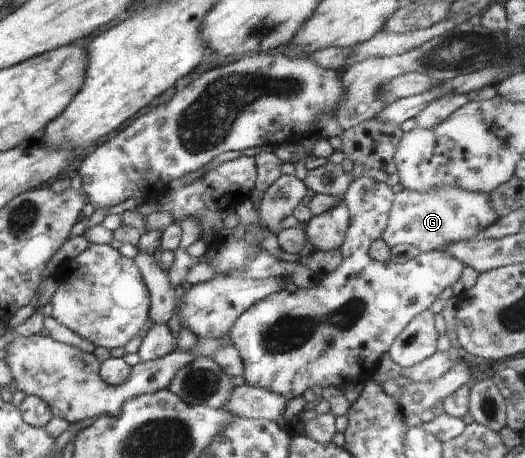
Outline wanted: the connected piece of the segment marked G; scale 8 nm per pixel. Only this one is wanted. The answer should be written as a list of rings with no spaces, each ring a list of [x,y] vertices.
[[[443,186],[429,193],[408,189],[394,192],[393,205],[384,233],[380,237],[389,247],[409,244],[422,252],[440,249],[447,242],[466,240],[481,236],[482,230],[498,219],[489,194],[470,192],[456,187]]]

